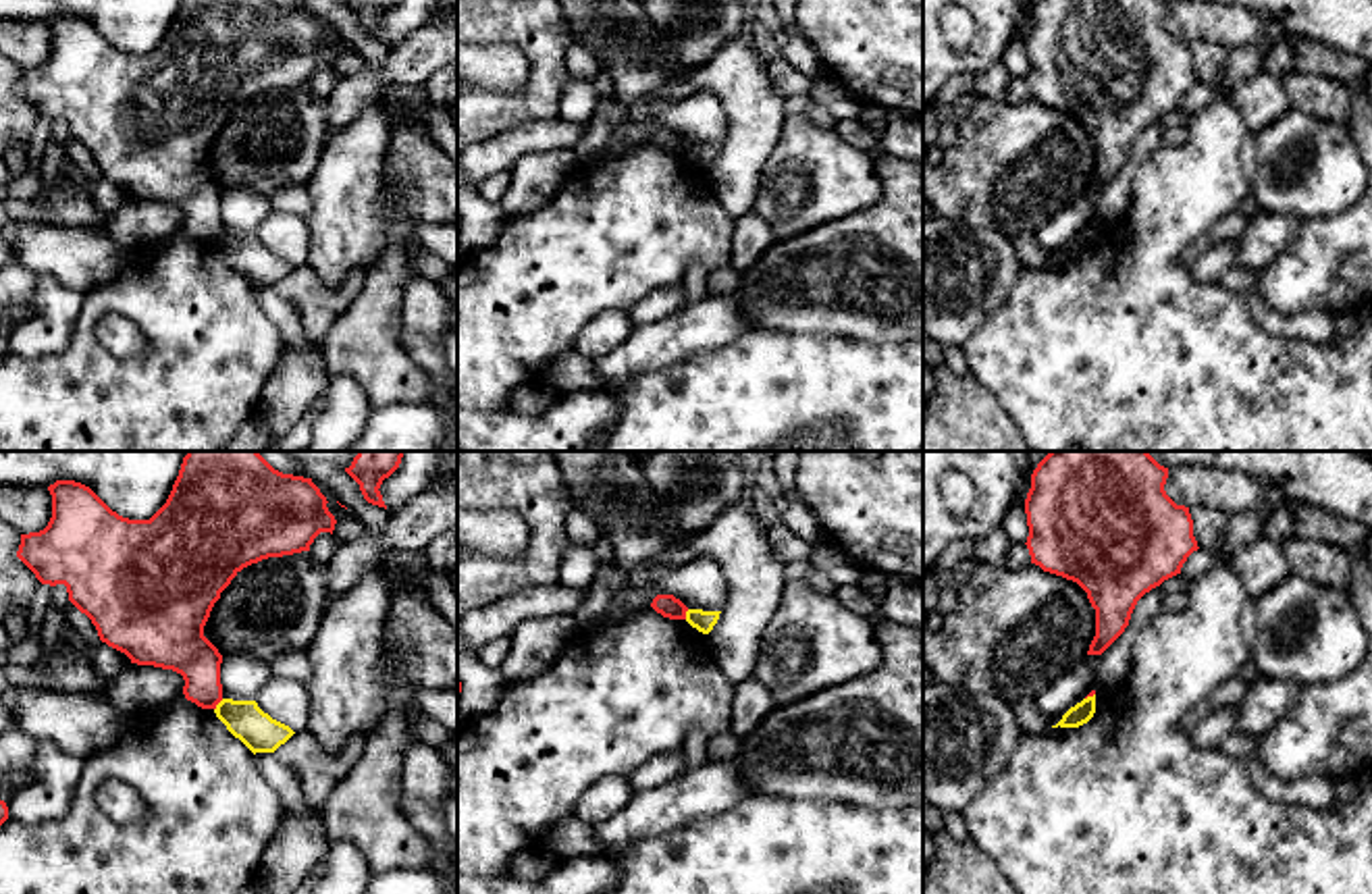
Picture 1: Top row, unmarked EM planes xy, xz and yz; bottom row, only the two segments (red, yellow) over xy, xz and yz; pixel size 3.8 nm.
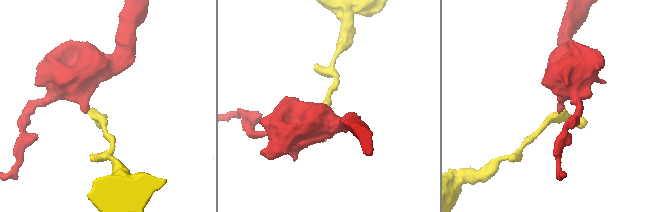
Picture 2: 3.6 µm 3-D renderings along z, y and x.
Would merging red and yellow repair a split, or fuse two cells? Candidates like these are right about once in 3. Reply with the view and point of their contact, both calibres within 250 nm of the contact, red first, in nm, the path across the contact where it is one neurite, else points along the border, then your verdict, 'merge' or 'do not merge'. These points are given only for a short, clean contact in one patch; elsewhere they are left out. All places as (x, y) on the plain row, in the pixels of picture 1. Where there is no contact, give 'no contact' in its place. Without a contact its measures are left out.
meets red in xy at (217, 238); 190 nm thick on the red side, 150 nm on the other; border along xy (223, 233), (215, 244); do not merge

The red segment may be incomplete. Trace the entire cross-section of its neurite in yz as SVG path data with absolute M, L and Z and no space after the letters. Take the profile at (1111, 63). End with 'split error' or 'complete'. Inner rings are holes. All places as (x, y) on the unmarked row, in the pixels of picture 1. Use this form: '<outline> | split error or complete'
M1037 0L1025 33L1027 83L1031 98L1044 106L1077 116L1096 143L1096 170L1087 189L1102 189L1129 160L1137 135L1181 108L1187 91L1197 85L1189 42L1177 40L1164 25L1164 0Z | complete

